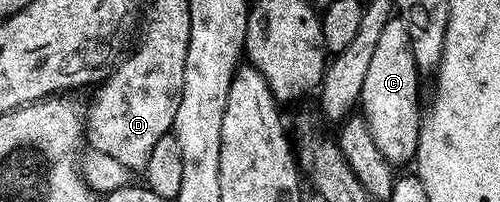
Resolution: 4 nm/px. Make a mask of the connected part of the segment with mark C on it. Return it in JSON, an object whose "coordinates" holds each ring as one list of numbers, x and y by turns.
{"coordinates":[[393,17,377,41,358,102,363,119,369,125,369,133,373,133,373,141,377,141,377,149,381,149,392,165,410,164,415,157,421,126,419,79,421,73,413,57,409,29,405,29,398,17]]}

